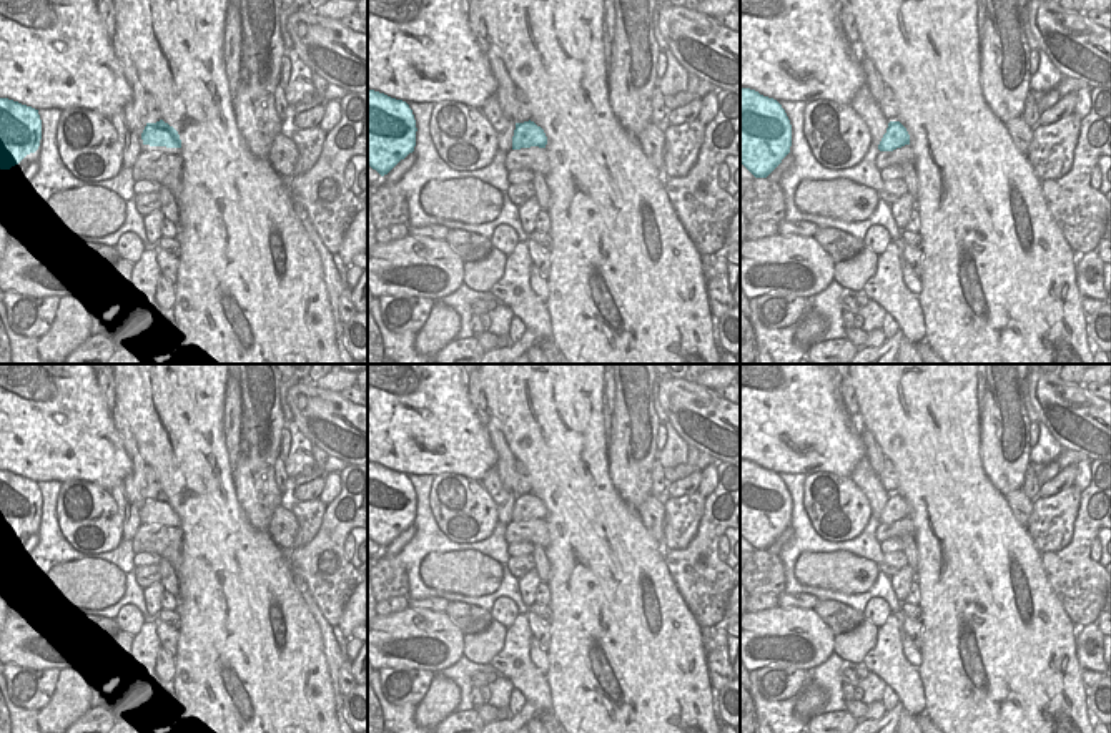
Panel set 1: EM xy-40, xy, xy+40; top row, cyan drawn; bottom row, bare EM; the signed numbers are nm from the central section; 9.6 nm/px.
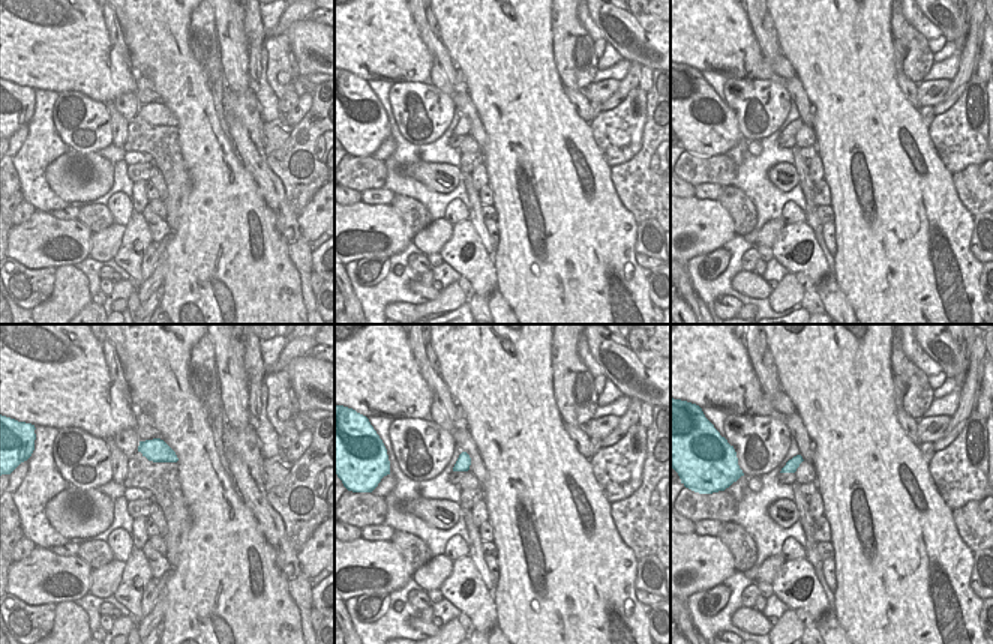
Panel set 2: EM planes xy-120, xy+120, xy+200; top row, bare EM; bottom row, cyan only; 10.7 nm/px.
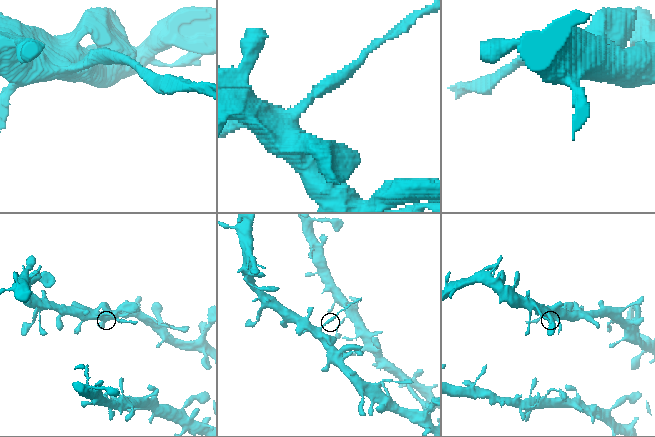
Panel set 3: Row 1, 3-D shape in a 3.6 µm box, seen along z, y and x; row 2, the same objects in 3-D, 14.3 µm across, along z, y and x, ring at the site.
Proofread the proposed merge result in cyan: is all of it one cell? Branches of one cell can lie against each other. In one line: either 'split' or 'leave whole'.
split

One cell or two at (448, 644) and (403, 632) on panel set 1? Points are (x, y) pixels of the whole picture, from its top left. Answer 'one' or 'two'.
one

